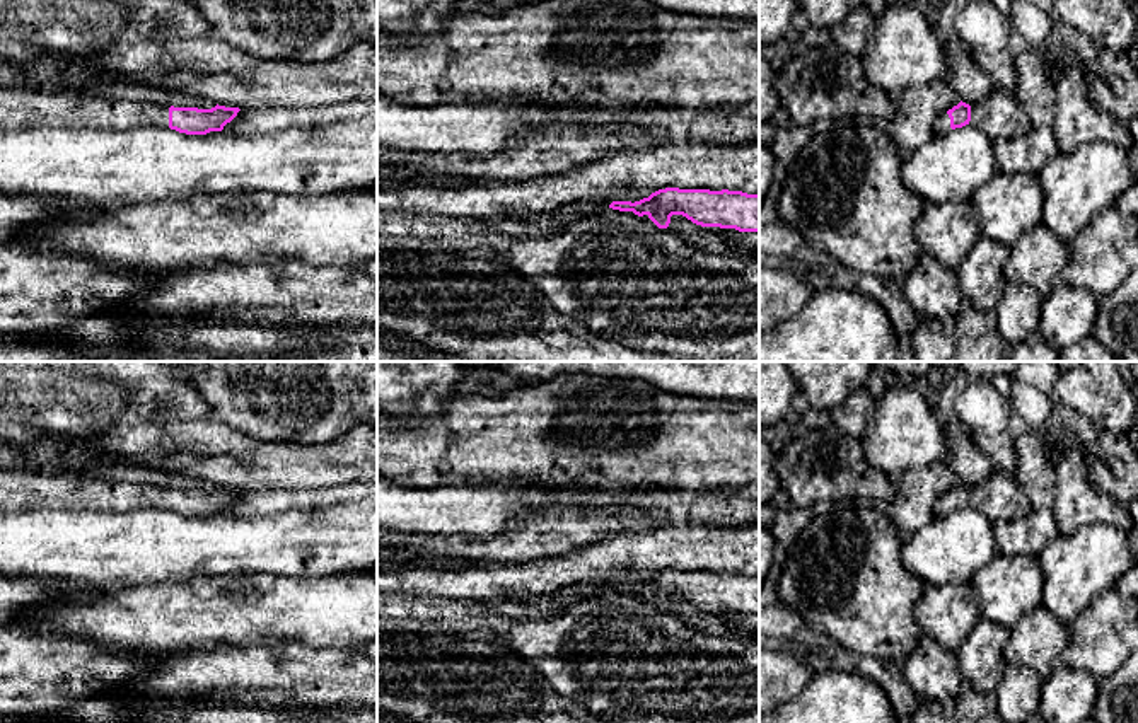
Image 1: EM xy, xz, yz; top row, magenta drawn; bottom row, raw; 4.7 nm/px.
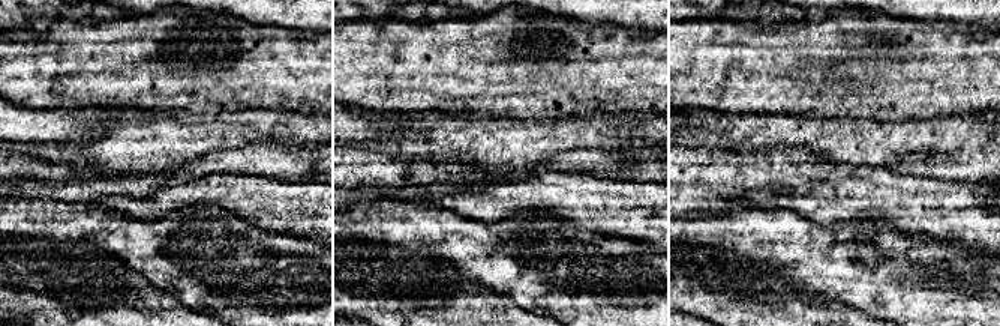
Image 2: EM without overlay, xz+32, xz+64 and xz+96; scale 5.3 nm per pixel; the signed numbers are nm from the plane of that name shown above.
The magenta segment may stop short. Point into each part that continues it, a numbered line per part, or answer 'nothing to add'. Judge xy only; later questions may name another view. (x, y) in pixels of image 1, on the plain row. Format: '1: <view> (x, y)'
1: xy (21, 488)

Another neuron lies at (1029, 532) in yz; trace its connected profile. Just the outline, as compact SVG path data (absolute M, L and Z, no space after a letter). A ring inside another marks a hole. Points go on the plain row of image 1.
M1031 508L1010 520L993 523L998 554L1017 556L1039 552L1061 532L1051 510Z

